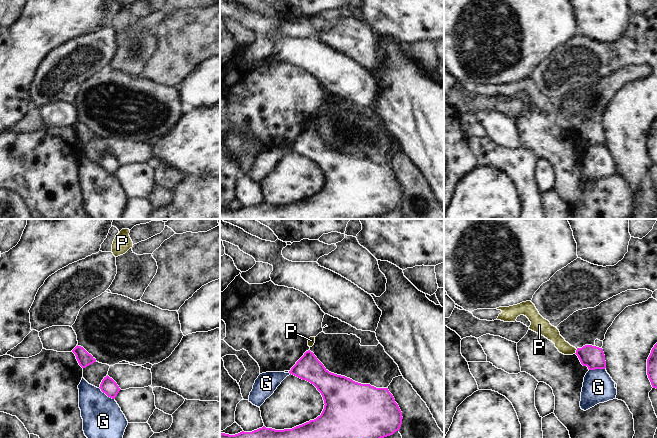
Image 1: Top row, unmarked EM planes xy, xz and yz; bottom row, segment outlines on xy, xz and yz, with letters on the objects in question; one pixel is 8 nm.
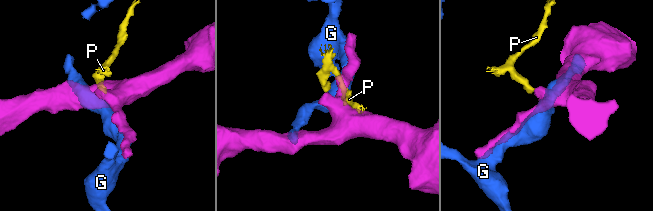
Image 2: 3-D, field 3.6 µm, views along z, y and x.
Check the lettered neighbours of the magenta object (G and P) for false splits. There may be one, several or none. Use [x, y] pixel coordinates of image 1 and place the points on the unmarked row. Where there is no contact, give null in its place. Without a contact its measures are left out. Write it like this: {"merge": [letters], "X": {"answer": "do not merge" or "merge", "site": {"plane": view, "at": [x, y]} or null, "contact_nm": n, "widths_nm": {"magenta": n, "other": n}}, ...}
{"merge": [], "G": {"answer": "do not merge", "site": {"plane": "xy", "at": [106, 170]}, "contact_nm": 160, "widths_nm": {"magenta": 130, "other": 340}}, "P": {"answer": "do not merge", "site": {"plane": "yz", "at": [576, 127]}, "contact_nm": 50, "widths_nm": {"magenta": 180, "other": 110}}}

